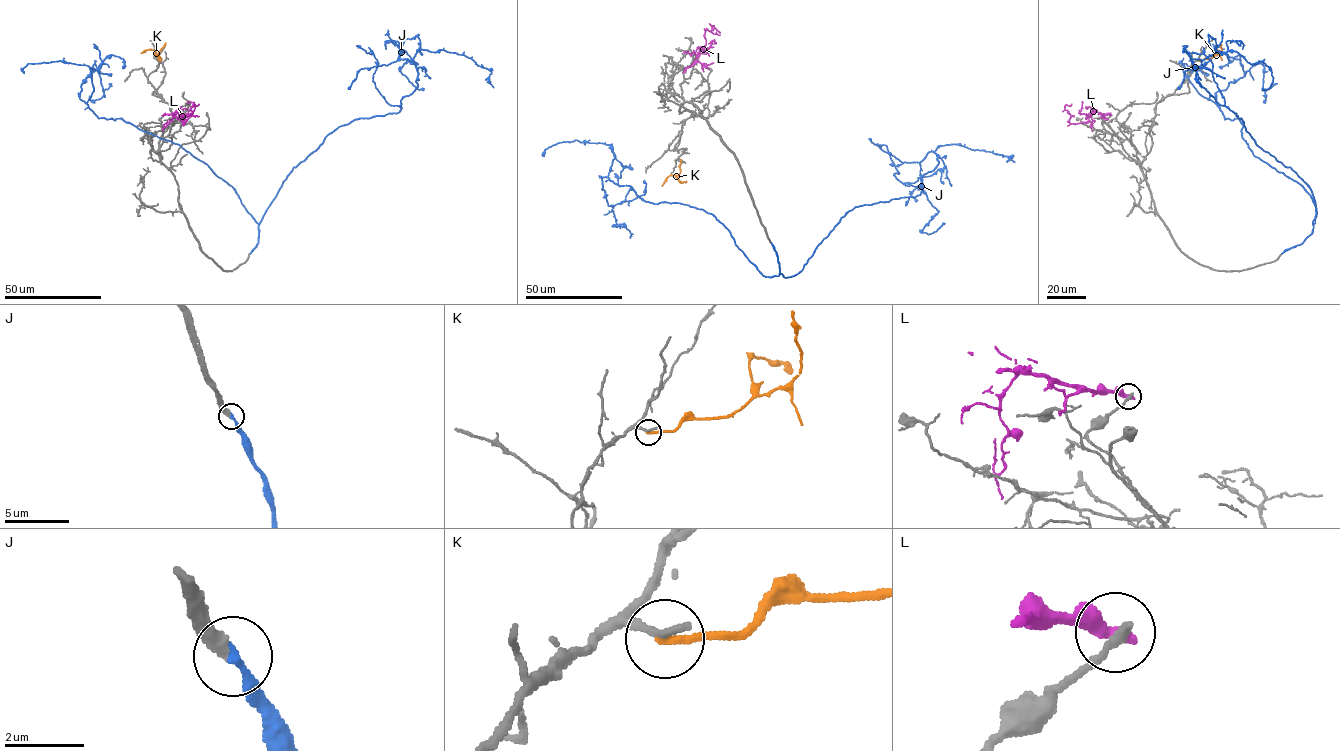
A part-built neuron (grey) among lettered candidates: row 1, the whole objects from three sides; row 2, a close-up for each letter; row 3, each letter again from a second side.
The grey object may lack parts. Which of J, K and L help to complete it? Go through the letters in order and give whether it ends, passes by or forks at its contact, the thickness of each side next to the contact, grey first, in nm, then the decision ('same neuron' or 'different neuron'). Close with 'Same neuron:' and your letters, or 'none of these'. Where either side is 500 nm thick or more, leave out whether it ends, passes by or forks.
J: it ends; calibres 300 and 200 nm; same neuron
K: it ends; calibres 240 and 220 nm; different neuron
L: it ends; calibres 300 and 440 nm; different neuron
Same neuron: J

